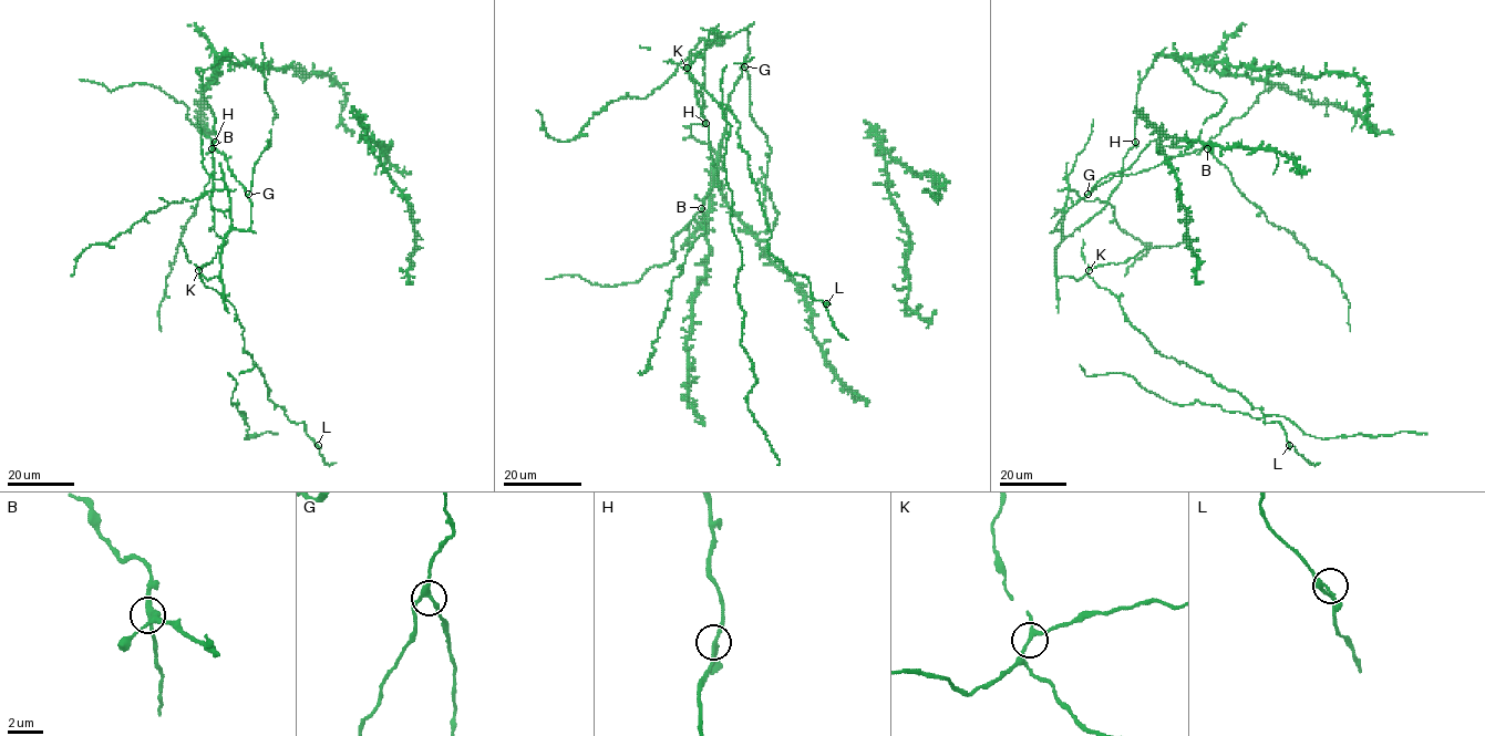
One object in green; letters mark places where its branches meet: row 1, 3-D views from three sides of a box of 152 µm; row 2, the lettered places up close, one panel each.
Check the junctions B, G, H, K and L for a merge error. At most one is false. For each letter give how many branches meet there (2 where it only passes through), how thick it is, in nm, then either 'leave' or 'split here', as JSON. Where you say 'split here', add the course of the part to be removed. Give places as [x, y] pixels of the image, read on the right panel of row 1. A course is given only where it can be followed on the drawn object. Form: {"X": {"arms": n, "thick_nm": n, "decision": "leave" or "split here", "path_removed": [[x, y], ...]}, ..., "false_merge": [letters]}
{"B": {"arms": 3, "thick_nm": 240, "decision": "leave"}, "G": {"arms": 3, "thick_nm": 280, "decision": "leave"}, "H": {"arms": 3, "thick_nm": 180, "decision": "leave"}, "K": {"arms": 3, "thick_nm": 190, "decision": "leave"}, "L": {"arms": 3, "thick_nm": 200, "decision": "leave"}, "false_merge": []}

